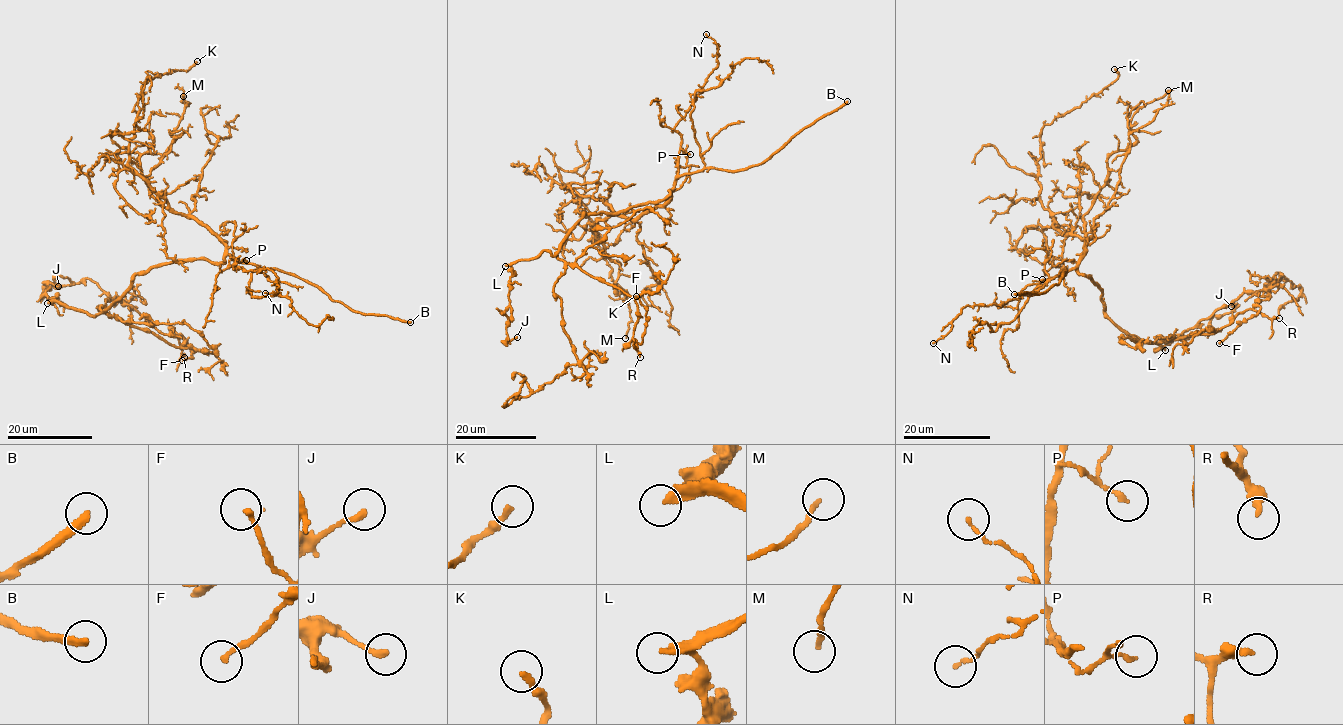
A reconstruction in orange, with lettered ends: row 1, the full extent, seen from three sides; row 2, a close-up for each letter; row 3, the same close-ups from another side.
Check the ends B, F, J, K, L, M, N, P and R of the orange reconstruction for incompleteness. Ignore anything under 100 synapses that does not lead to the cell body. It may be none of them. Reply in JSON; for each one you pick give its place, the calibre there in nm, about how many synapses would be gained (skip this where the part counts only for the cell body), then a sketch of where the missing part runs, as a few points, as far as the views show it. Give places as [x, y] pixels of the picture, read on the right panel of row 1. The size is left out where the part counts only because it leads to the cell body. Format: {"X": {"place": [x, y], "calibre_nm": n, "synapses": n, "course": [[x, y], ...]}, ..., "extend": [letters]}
{"B": {"place": [1014, 294], "calibre_nm": 280, "course": [[1014, 294], [998, 297], [974, 290], [962, 280], [935, 269], [916, 269], [906, 284], [906, 277]]}, "L": {"place": [1165, 350], "calibre_nm": 280, "synapses": 250}, "extend": ["B", "L"]}

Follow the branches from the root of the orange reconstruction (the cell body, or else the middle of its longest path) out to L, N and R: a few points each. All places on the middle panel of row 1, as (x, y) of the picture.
L: (633, 207), (614, 213), (586, 213), (554, 254), (544, 250), (534, 258), (505, 266)
N: (633, 207), (661, 201), (674, 185), (681, 137), (674, 127), (717, 66), (719, 55), (715, 41), (706, 34)
R: (633, 207), (614, 213), (586, 213), (555, 254), (615, 285), (634, 300), (638, 312), (633, 341), (640, 357)

